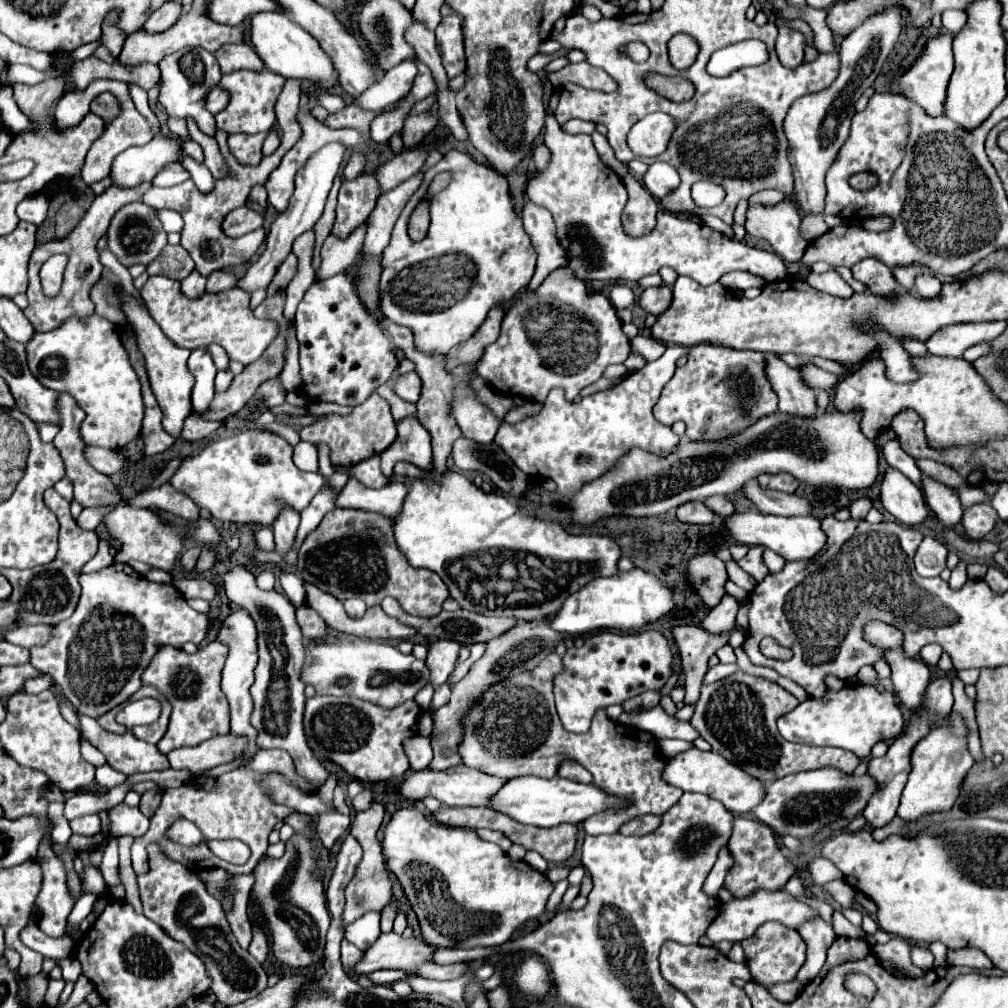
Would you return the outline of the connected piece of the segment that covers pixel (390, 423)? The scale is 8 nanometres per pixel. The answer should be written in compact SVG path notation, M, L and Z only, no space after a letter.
M372 393L368 401L358 405L350 415L320 415L312 425L300 429L300 437L312 445L326 443L330 447L330 461L336 467L352 467L364 459L370 459L372 455L380 455L384 449L392 445L396 439L396 427L390 413L390 403L380 397L378 393Z

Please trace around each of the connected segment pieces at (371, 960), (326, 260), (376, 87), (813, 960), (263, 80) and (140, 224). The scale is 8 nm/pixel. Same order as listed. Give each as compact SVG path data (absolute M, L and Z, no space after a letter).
M382 933L376 943L364 951L362 959L352 967L356 973L372 973L372 971L378 971L378 969L404 969L408 973L416 973L416 975L422 975L422 977L430 977L430 979L456 979L460 975L464 975L466 967L464 963L454 963L454 965L436 965L430 961L430 955L432 955L432 947L426 945L422 939L404 939L396 933Z
M360 225L346 241L328 237L320 249L320 267L316 269L316 279L328 279L352 265L352 261L358 257L364 231L366 225Z
M404 61L396 65L380 81L376 81L364 93L354 97L352 105L364 111L384 111L388 105L396 103L410 91L414 73L416 73L416 65L412 61Z
M822 917L804 921L798 927L798 933L804 937L804 943L808 947L806 963L798 971L798 977L814 977L822 967L822 961L826 961L826 951L832 945L836 933L832 931L832 925L826 923Z
M238 69L232 73L224 73L218 87L224 89L230 95L230 101L226 105L226 109L222 109L216 115L216 125L218 129L224 129L226 133L260 133L260 131L268 131L274 127L274 105L276 99L284 87L284 77L268 69L260 69L260 71L250 71L250 69Z
M130 203L124 205L112 219L108 227L108 249L118 257L122 265L134 265L134 263L144 263L148 265L155 259L165 245L167 245L167 233L162 229L162 223L156 217L156 211L150 209L148 205L142 203Z

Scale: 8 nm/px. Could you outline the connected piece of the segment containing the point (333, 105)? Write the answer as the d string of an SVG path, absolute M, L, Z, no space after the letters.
M320 93L318 103L329 113L336 113L346 106L345 101L340 96L331 93Z

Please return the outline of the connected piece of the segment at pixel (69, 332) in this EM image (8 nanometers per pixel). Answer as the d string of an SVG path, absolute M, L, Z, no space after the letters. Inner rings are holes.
M92 315L88 323L72 317L54 331L34 333L26 343L26 355L32 375L44 387L68 391L86 413L80 425L82 441L106 449L122 449L140 433L144 417L140 381L118 341L116 325L110 325L110 321L98 315Z

